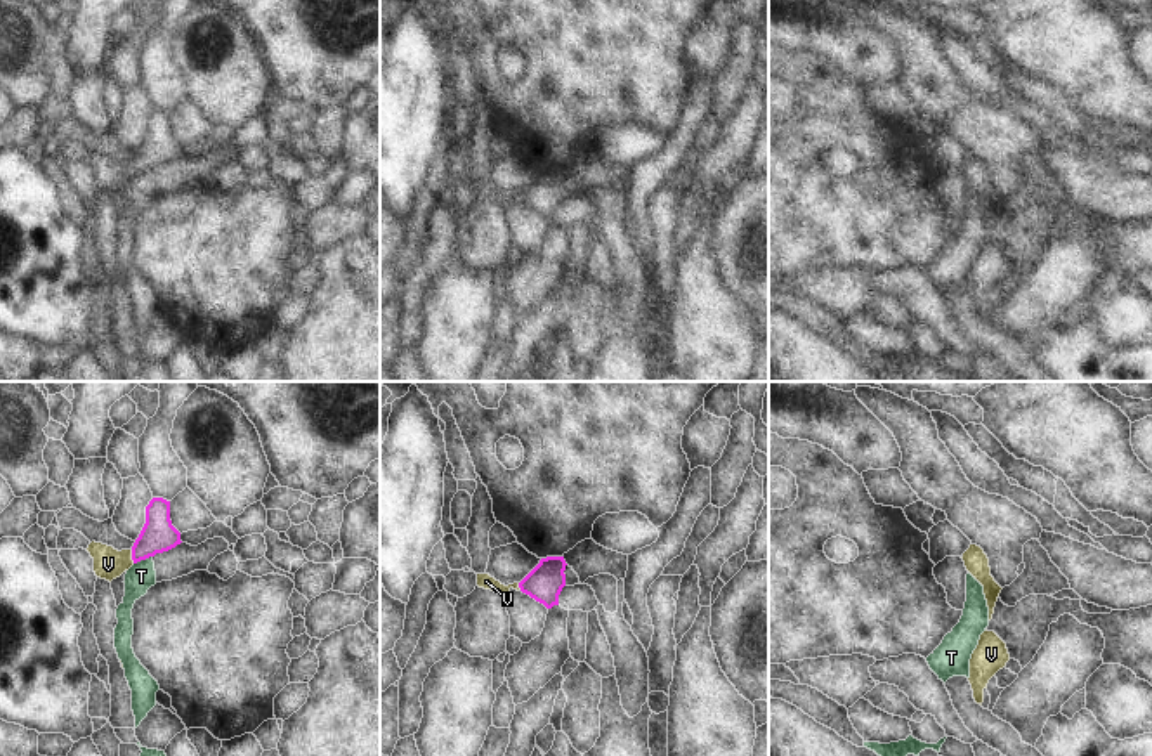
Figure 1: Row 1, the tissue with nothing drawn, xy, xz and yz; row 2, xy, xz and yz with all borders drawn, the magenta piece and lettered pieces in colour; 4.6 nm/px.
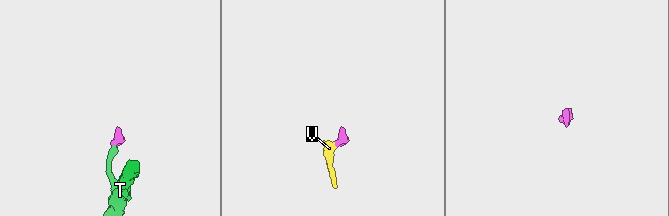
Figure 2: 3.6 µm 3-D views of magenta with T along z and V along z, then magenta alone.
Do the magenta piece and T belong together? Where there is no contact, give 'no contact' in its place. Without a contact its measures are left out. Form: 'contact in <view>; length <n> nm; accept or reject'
contact in xy; length 100 nm; reject

